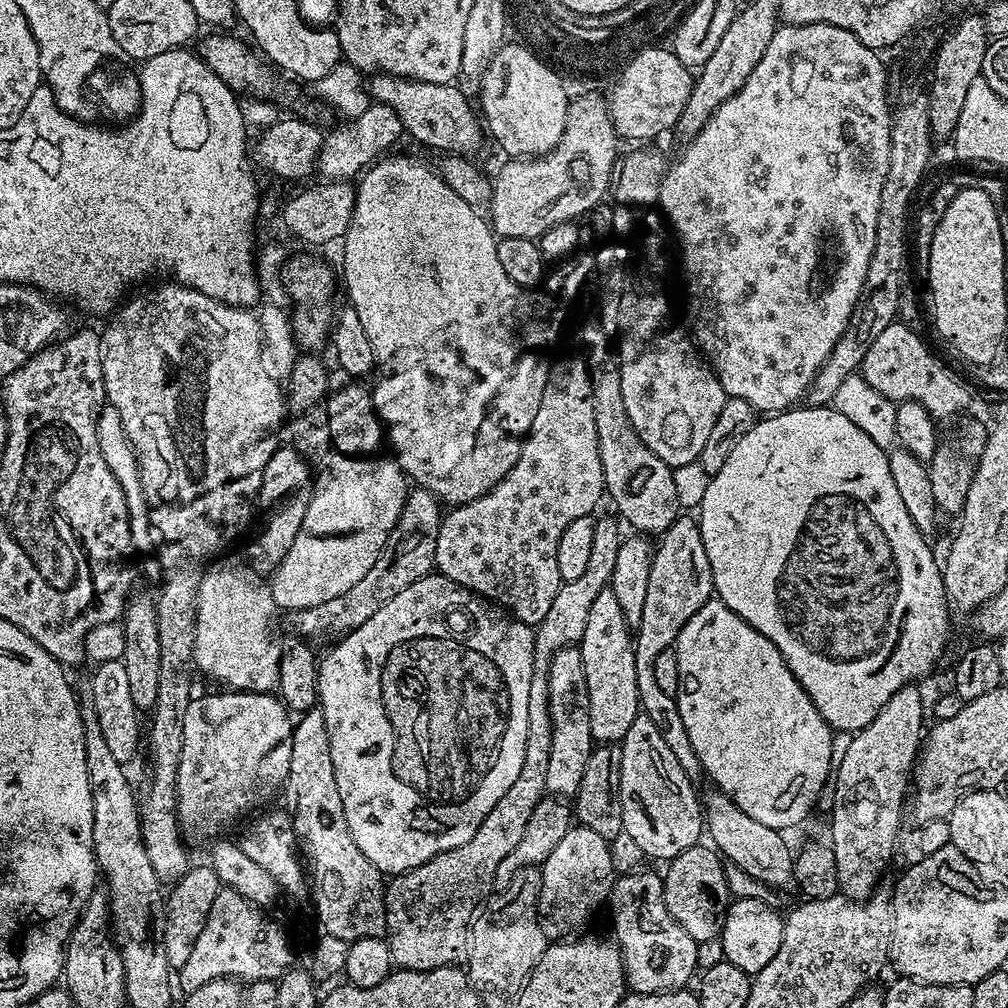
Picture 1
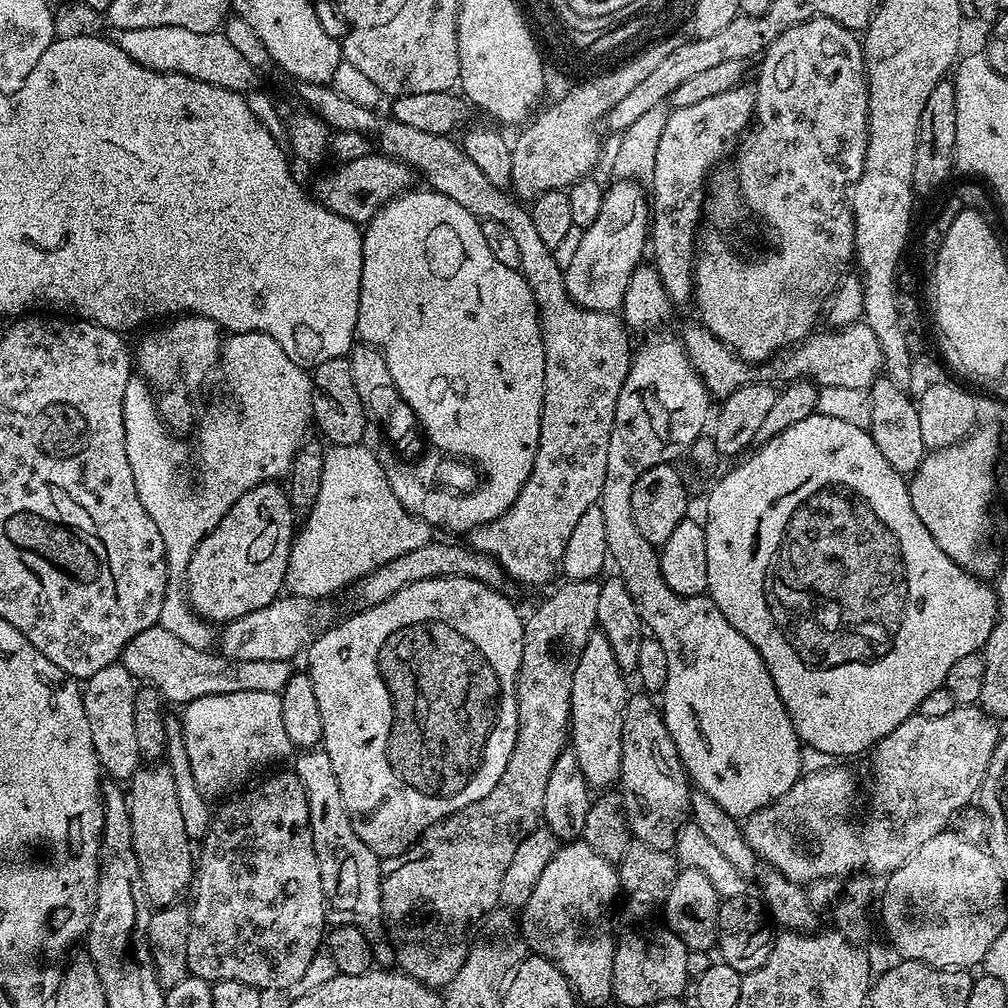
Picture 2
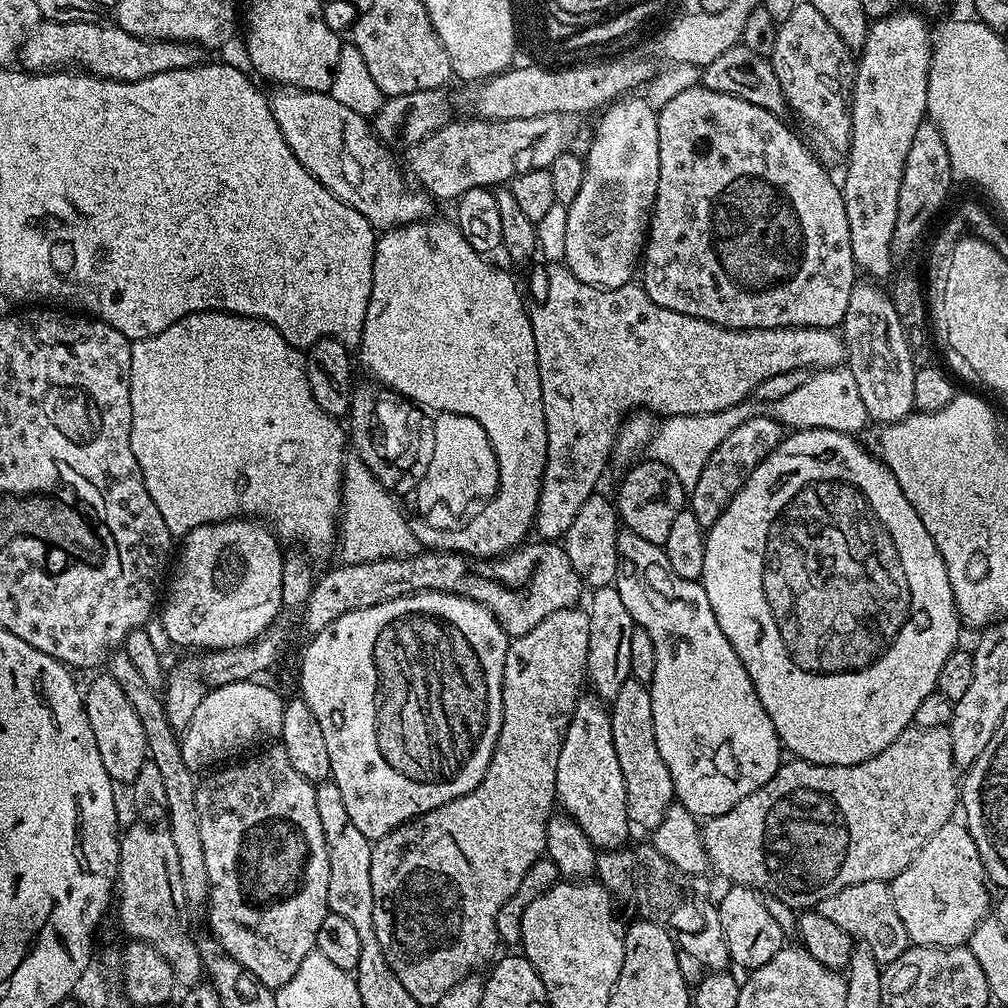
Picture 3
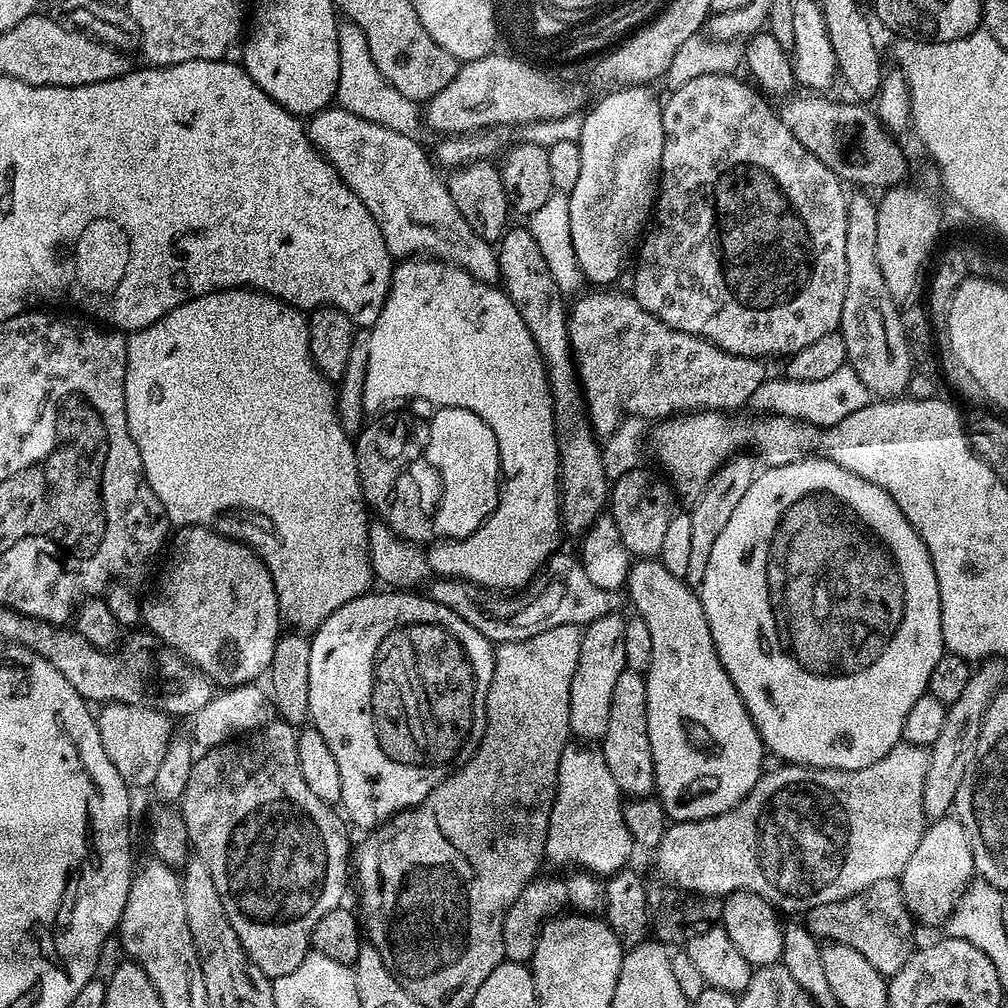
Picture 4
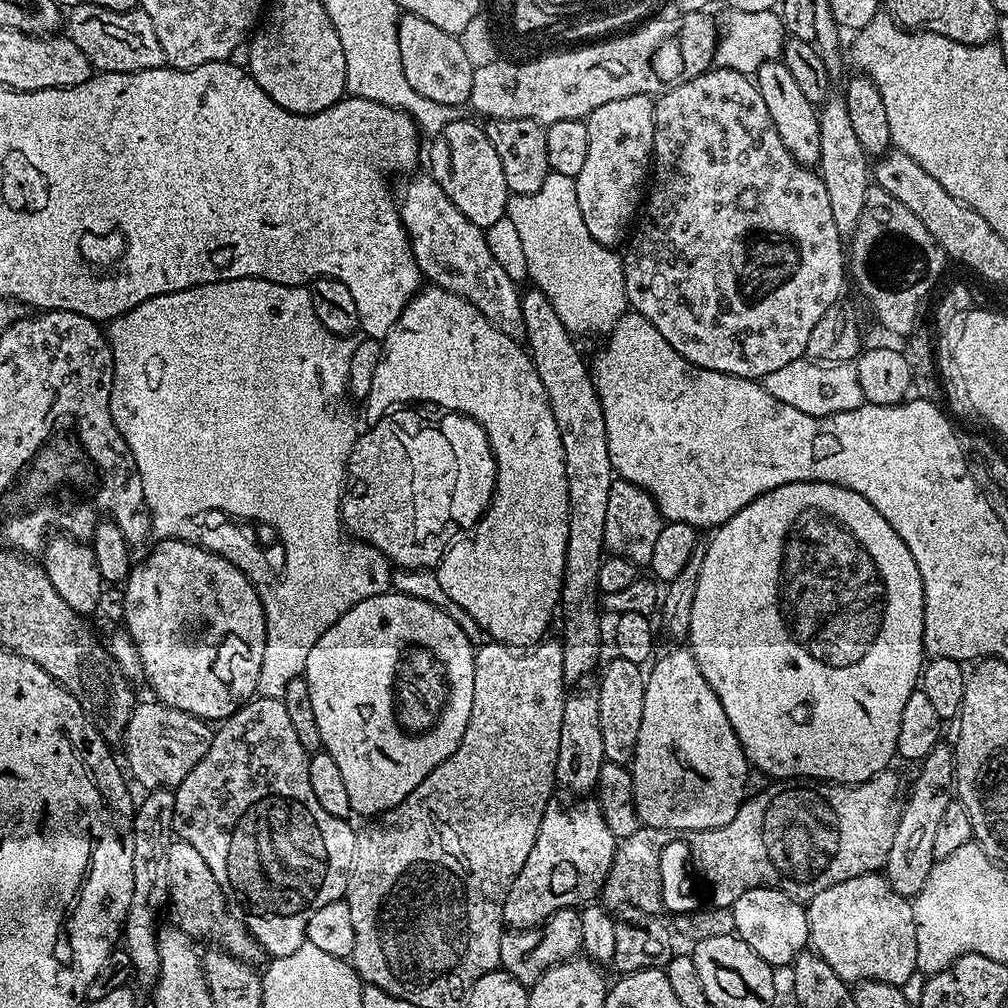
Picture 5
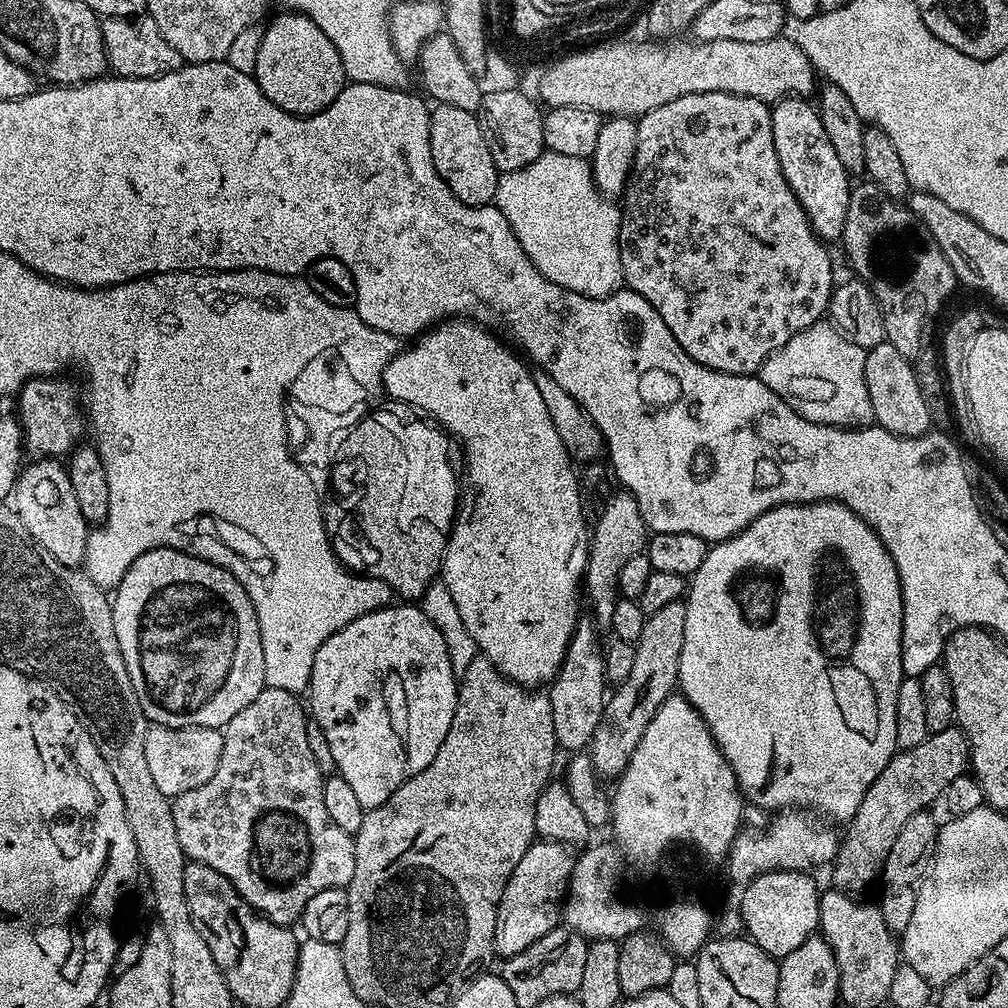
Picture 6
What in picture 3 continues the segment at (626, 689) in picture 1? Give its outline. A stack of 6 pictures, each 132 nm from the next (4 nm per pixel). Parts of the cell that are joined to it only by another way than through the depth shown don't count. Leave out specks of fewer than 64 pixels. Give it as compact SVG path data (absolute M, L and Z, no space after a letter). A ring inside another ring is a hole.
M581 694L562 742L562 754L558 754L556 799L559 807L564 807L561 809L571 820L582 826L586 838L590 838L597 850L623 848L629 843L626 782L622 778L622 766L618 766L618 754L614 751L611 717L611 711L599 696Z

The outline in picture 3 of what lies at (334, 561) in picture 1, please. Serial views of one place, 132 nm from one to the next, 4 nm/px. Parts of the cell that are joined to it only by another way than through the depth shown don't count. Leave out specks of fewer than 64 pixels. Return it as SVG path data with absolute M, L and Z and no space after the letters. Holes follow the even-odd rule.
M355 458L345 459L344 483L342 485L342 507L338 517L338 545L340 544L340 560L346 564L361 564L362 562L374 562L382 558L398 558L399 556L413 556L422 549L418 538L414 538L414 530L409 517L400 513L397 497L384 489L374 474Z

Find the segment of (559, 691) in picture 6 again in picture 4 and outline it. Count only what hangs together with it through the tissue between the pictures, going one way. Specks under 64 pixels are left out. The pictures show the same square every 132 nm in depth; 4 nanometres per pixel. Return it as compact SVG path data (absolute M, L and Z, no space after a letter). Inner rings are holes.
M512 226L505 231L496 248L496 261L500 271L499 283L514 302L522 322L526 322L526 330L530 330L548 372L548 389L552 391L560 445L560 522L565 533L580 538L605 511L610 500L610 481L602 466L601 445L586 415L580 377L576 375L576 361L572 359L568 337L567 309L559 301L562 294L546 266L542 252L538 250L538 242L535 242L526 226Z

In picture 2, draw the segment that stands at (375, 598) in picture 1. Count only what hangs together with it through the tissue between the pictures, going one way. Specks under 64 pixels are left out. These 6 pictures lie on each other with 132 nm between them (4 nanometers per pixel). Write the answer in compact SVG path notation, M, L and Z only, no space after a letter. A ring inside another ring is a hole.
M281 595L274 602L262 606L262 610L254 610L242 618L227 621L223 625L224 633L218 636L218 652L226 659L295 661L295 656L300 651L301 655L323 629L332 627L334 617L327 604L301 596Z

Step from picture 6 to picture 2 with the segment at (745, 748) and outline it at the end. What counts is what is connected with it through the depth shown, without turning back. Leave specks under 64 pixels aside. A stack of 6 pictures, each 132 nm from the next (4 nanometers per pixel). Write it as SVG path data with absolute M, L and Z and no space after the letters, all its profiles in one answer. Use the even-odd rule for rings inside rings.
M813 414L802 418L802 422L794 422L794 426L790 426L790 430L782 430L782 434L763 441L759 447L760 449L749 460L744 460L737 468L730 469L713 486L712 493L708 496L708 520L706 519L704 524L706 570L708 571L707 595L712 597L718 610L722 610L722 614L726 614L726 622L730 622L730 626L734 626L734 630L738 630L738 634L742 634L742 638L746 638L746 642L750 642L750 646L754 646L754 650L758 650L758 654L762 654L762 662L766 662L766 666L770 670L770 678L774 678L778 698L782 698L782 702L792 719L792 725L796 728L796 733L807 747L809 744L810 747L817 748L818 751L825 752L828 756L856 756L859 752L864 751L867 753L869 750L875 749L876 744L883 736L893 732L902 722L906 722L906 718L917 715L922 698L926 698L926 694L944 687L946 674L950 674L950 666L954 666L954 662L958 662L958 658L966 658L966 654L974 654L983 649L985 642L990 638L990 630L994 630L1000 614L1000 601L997 599L996 589L991 583L959 568L944 553L942 546L938 546L938 542L934 542L934 534L930 534L930 530L926 530L926 526L922 526L922 518L918 518L918 514L914 511L914 502L908 493L909 481L898 470L894 470L894 466L890 466L890 462L886 462L886 458L882 458L882 450L878 450L878 446L874 446L871 431L858 426L850 426L850 422L842 422L842 418L826 418L819 414Z

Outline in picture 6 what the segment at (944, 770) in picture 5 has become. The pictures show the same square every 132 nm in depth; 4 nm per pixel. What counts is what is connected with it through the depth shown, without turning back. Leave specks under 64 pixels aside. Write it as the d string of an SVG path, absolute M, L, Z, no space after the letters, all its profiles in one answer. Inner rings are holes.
M931 811L916 812L906 821L906 826L898 834L894 846L890 849L890 858L886 858L884 875L880 888L878 907L886 926L891 932L902 934L910 926L910 917L914 914L917 885L928 875L932 866L932 857L936 855L936 834L938 820L932 817Z

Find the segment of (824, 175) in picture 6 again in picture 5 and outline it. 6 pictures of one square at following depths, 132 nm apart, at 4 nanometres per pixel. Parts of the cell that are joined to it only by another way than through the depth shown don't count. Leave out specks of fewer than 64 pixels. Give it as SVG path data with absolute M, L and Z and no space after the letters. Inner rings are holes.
M783 59L767 60L758 66L754 74L756 89L762 94L762 102L766 102L766 110L770 110L770 118L774 118L774 130L778 130L778 138L782 138L782 146L790 150L790 154L799 164L816 166L820 163L820 117L817 105L812 104L802 94L798 82L786 70Z

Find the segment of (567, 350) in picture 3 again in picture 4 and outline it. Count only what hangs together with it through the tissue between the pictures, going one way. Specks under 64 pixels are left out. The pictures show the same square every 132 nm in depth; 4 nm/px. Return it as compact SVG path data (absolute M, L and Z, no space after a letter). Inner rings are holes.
M592 290L577 295L568 313L568 337L572 359L576 361L576 375L580 377L580 390L592 431L597 437L607 438L620 421L627 416L638 416L645 421L683 414L693 410L729 410L747 405L754 390L766 379L765 361L754 356L739 356L723 352L701 336L686 334L666 326L650 310L636 301L635 296L616 290Z

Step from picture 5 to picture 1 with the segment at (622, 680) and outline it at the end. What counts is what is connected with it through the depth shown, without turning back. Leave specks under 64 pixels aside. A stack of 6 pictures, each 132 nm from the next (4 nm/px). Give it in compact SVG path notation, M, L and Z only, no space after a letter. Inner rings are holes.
M638 715L619 745L622 750L620 805L624 832L634 838L649 861L667 862L682 854L682 850L697 847L706 832L702 800L699 795L696 797L697 785L686 778L686 770L678 766L678 758L666 747L662 734L658 734L658 726L654 726L650 718Z

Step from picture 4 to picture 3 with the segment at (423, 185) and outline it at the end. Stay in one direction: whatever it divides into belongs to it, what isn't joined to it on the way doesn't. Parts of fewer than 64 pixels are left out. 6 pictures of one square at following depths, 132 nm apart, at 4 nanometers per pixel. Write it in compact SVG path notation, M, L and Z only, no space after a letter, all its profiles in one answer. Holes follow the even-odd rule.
M287 86L277 87L275 91L270 96L272 113L278 122L278 130L282 130L282 138L286 138L286 146L294 150L294 158L298 158L298 162L302 162L302 166L306 166L306 170L310 170L310 174L314 174L314 178L318 178L318 182L326 186L326 190L330 190L342 202L354 206L354 210L366 217L373 228L399 228L401 224L427 220L433 215L433 197L423 188L410 183L401 161L392 157L393 149L373 132L369 117L354 114L354 110L342 106L342 102L338 102L338 98L334 98L327 91L302 92Z

